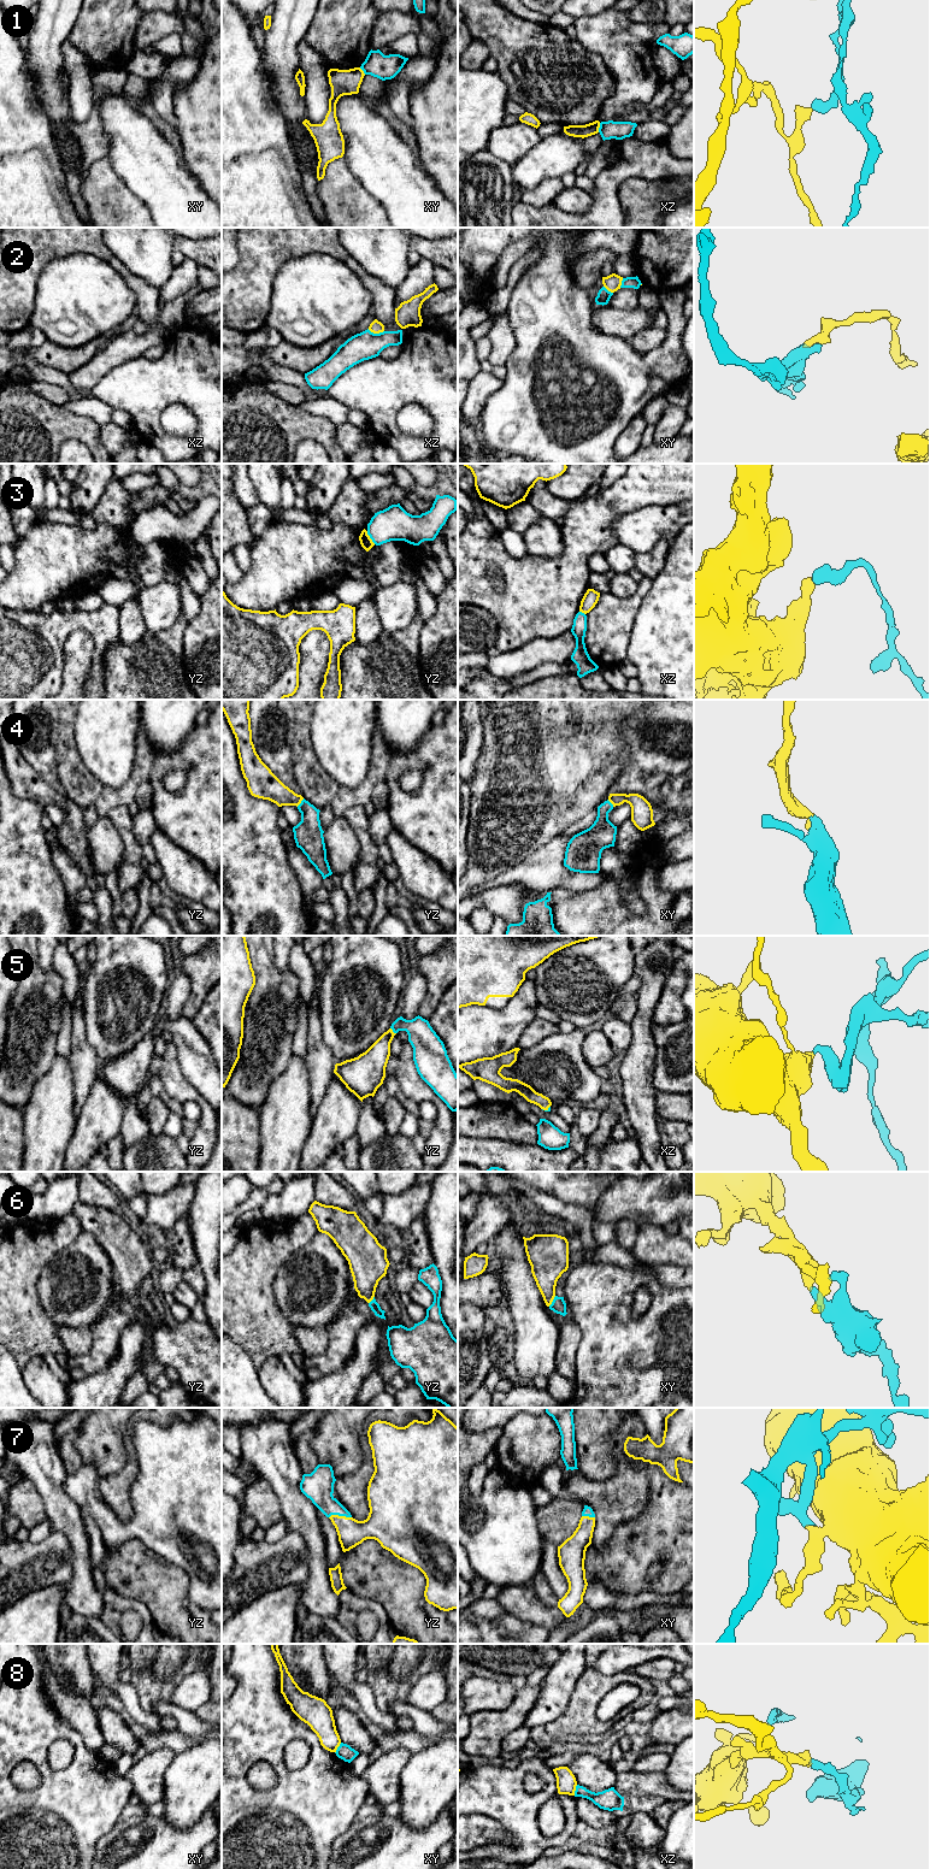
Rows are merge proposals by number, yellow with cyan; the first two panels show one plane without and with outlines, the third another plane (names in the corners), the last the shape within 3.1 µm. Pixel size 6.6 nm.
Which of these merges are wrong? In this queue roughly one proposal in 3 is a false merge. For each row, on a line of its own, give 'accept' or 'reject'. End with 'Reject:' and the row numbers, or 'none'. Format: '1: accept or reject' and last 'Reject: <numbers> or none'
1: reject
2: reject
3: reject
4: accept
5: accept
6: accept
7: accept
8: reject
Reject: 1, 2, 3, 8

